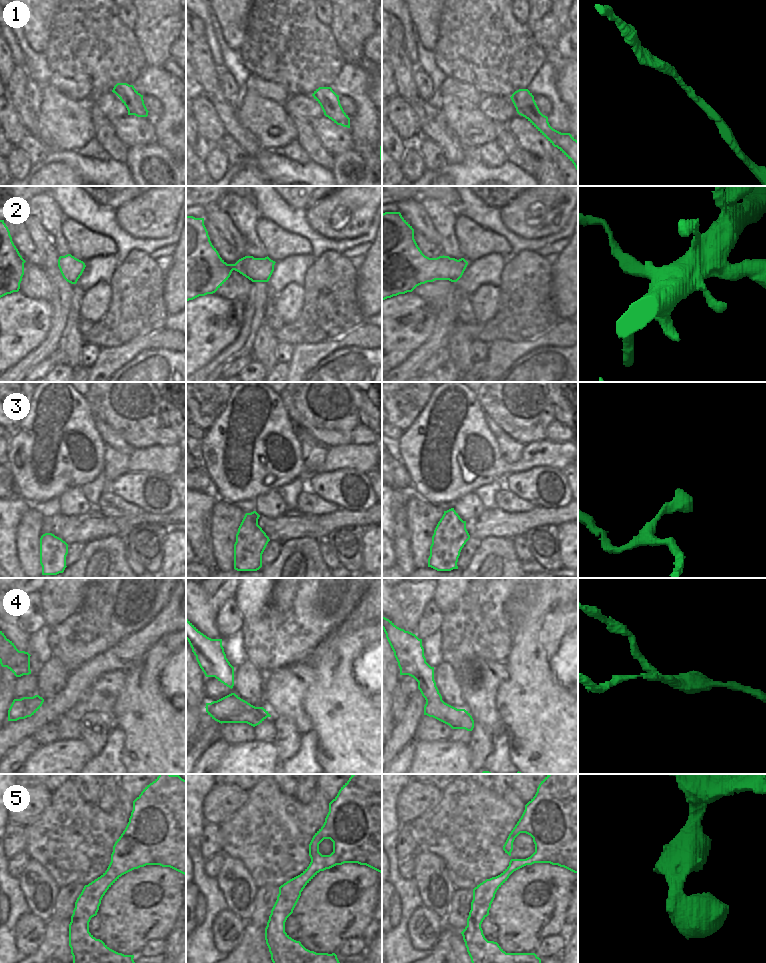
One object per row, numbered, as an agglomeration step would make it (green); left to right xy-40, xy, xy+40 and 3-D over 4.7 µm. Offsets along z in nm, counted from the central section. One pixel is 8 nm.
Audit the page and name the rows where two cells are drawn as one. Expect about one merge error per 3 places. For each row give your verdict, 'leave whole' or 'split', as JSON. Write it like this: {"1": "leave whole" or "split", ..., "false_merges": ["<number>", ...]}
{"1": "leave whole", "2": "split", "3": "leave whole", "4": "split", "5": "leave whole", "false_merges": ["2", "4"]}

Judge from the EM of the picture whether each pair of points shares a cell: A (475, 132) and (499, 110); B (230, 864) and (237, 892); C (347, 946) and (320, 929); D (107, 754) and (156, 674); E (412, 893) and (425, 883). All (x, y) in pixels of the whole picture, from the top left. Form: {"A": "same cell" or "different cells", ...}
{"A": "different cells", "B": "same cell", "C": "different cells", "D": "different cells", "E": "different cells"}

